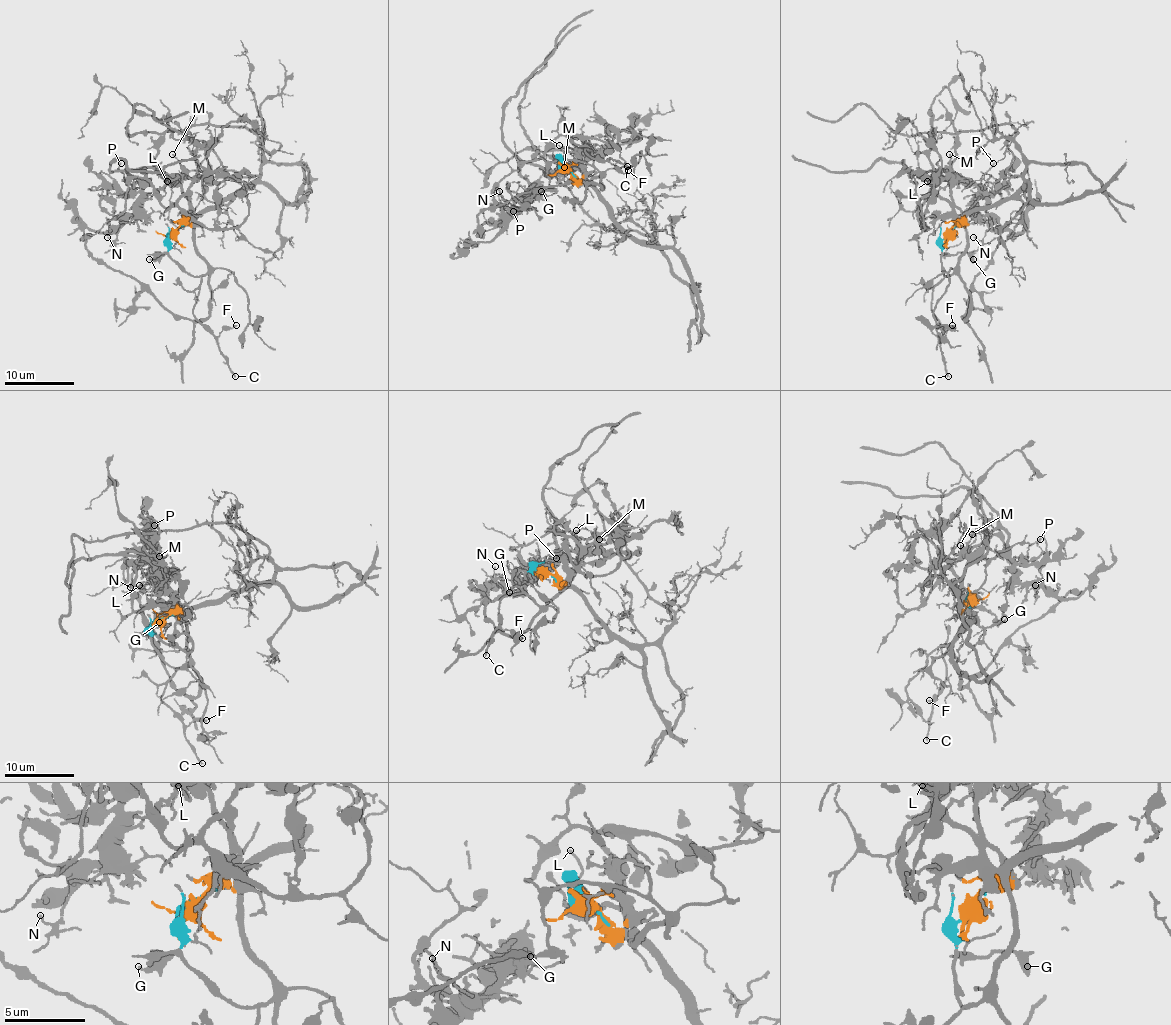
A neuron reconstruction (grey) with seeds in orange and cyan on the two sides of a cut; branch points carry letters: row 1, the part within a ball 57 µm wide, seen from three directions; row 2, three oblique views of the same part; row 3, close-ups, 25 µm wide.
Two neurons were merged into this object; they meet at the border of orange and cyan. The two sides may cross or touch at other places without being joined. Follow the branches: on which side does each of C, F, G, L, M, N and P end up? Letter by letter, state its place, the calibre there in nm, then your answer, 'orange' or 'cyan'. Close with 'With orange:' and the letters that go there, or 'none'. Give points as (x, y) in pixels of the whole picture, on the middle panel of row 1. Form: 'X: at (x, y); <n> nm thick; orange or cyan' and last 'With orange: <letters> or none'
C: at (627, 166); 180 nm thick; cyan
F: at (628, 170); 180 nm thick; cyan
G: at (541, 191); 260 nm thick; cyan
L: at (559, 145); 130 nm thick; orange
M: at (564, 167); 150 nm thick; orange
N: at (499, 191); 110 nm thick; orange
P: at (513, 211); 140 nm thick; orange
With orange: L, M, N, P

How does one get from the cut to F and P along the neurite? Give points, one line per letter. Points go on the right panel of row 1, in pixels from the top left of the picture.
F: (950, 231), (943, 240), (942, 254), (942, 271), (947, 276), (933, 289), (933, 315), (943, 336), (952, 325)
P: (950, 233), (961, 214), (952, 196), (952, 172), (943, 168), (957, 172), (978, 189), (994, 163)

